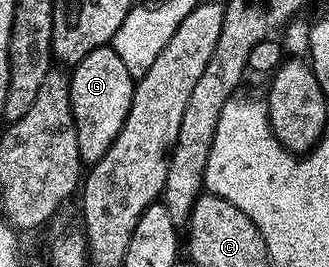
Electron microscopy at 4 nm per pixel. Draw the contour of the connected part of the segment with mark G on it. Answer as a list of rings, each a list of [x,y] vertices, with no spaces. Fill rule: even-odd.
[[[109,44],[93,48],[89,56],[73,67],[70,75],[71,107],[73,124],[77,128],[79,160],[84,164],[94,164],[101,160],[101,156],[105,156],[105,152],[109,152],[113,140],[117,140],[117,132],[121,132],[125,124],[125,116],[129,116],[136,79],[132,78],[121,56],[117,56]]]

